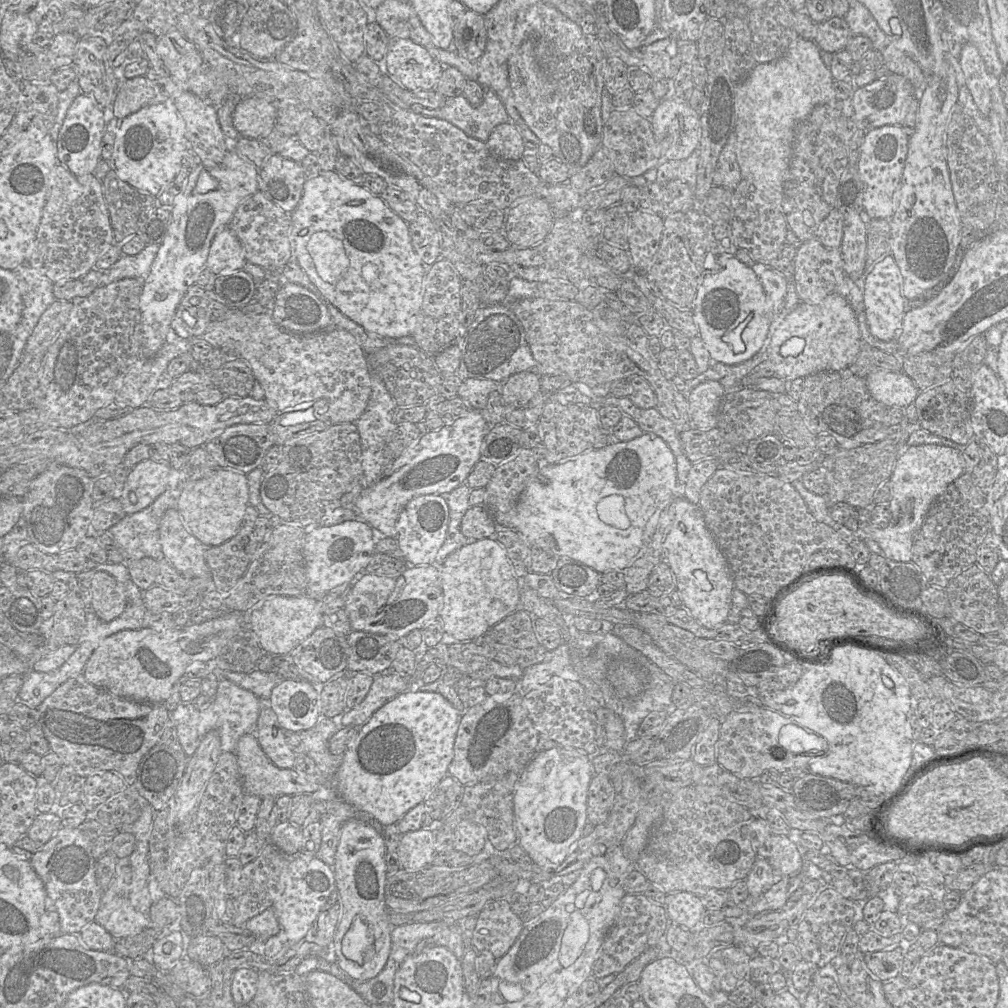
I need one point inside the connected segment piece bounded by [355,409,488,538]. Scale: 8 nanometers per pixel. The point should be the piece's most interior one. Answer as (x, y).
(440, 460)

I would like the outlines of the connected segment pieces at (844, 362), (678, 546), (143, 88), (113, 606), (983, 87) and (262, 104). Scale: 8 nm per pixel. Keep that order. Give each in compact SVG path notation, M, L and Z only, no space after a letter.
M832 293L818 304L800 302L772 337L767 337L760 354L761 361L768 361L776 376L790 380L847 368L855 362L861 344L862 338L853 309L845 298Z
M680 497L674 499L670 506L673 506L673 523L663 544L662 561L670 566L674 574L682 606L702 626L719 627L727 622L731 606L734 581L730 566L698 505Z
M145 76L123 80L112 103L113 115L119 119L139 109L160 103L160 88Z
M99 571L90 581L91 608L103 622L119 617L126 606L123 585L110 574Z
M973 44L963 46L960 66L965 77L965 86L983 116L987 116L991 109L990 76L979 50Z
M244 97L236 105L232 119L240 136L250 139L263 138L275 127L276 106L274 101L260 97Z

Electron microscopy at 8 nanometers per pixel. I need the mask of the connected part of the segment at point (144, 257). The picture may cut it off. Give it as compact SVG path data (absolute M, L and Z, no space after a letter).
M148 244L136 255L122 255L109 269L102 270L99 287L124 278L138 278L144 281L151 270L159 247L158 244Z

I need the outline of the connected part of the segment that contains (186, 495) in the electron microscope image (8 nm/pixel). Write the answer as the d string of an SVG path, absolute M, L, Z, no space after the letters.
M218 468L182 490L177 511L190 533L205 547L211 547L221 545L237 534L248 505L246 475L232 469Z

